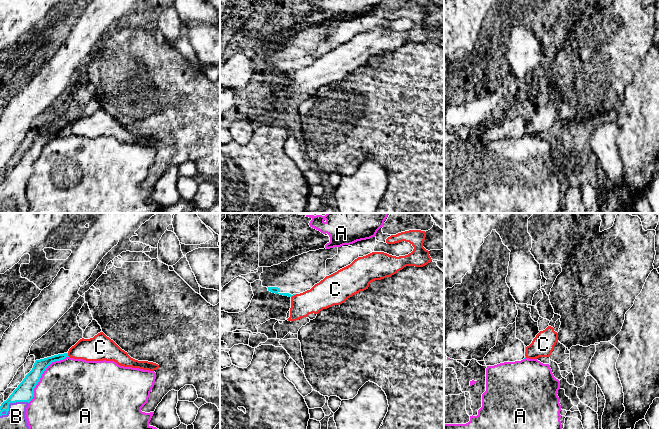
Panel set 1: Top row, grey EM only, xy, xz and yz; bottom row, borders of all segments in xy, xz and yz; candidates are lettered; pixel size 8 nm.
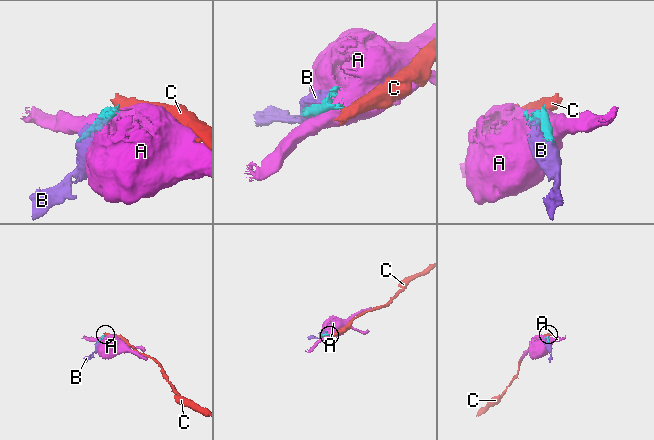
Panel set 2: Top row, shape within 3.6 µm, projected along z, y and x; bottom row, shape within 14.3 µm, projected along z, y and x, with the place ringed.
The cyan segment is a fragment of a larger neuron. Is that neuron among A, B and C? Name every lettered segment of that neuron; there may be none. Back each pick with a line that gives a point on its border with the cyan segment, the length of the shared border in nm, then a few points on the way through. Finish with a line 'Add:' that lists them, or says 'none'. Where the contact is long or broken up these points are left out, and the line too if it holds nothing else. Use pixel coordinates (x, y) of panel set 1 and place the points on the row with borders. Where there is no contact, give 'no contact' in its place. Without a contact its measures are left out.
B: meets cyan in xy at (11, 402); contact 260 nm long
Add: B

